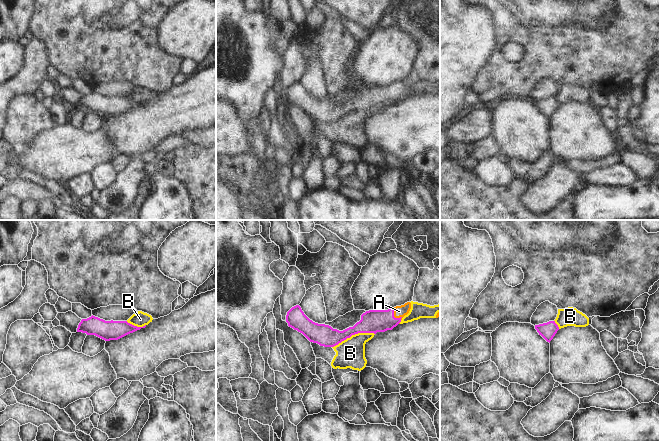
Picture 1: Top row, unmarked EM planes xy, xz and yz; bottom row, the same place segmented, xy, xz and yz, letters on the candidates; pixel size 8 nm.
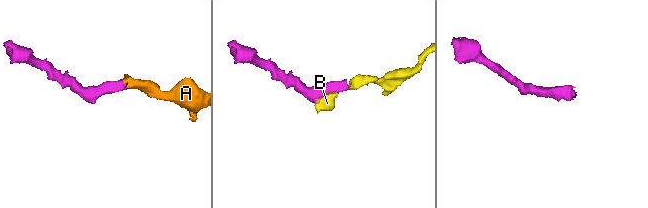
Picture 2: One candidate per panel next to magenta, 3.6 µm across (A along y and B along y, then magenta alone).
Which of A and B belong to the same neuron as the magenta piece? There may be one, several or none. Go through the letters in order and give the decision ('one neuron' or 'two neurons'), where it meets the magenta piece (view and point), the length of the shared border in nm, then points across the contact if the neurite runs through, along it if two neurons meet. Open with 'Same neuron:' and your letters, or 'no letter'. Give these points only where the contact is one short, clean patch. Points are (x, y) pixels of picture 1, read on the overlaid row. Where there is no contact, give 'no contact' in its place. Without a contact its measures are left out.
Same neuron: A
A: one neuron; meets magenta in xz at (393, 316); contact 120 nm long; runs through xz (372, 321), (386, 320), (393, 316), (399, 311)
B: two neurons; meets magenta in xz at (353, 334); contact 360 nm long

